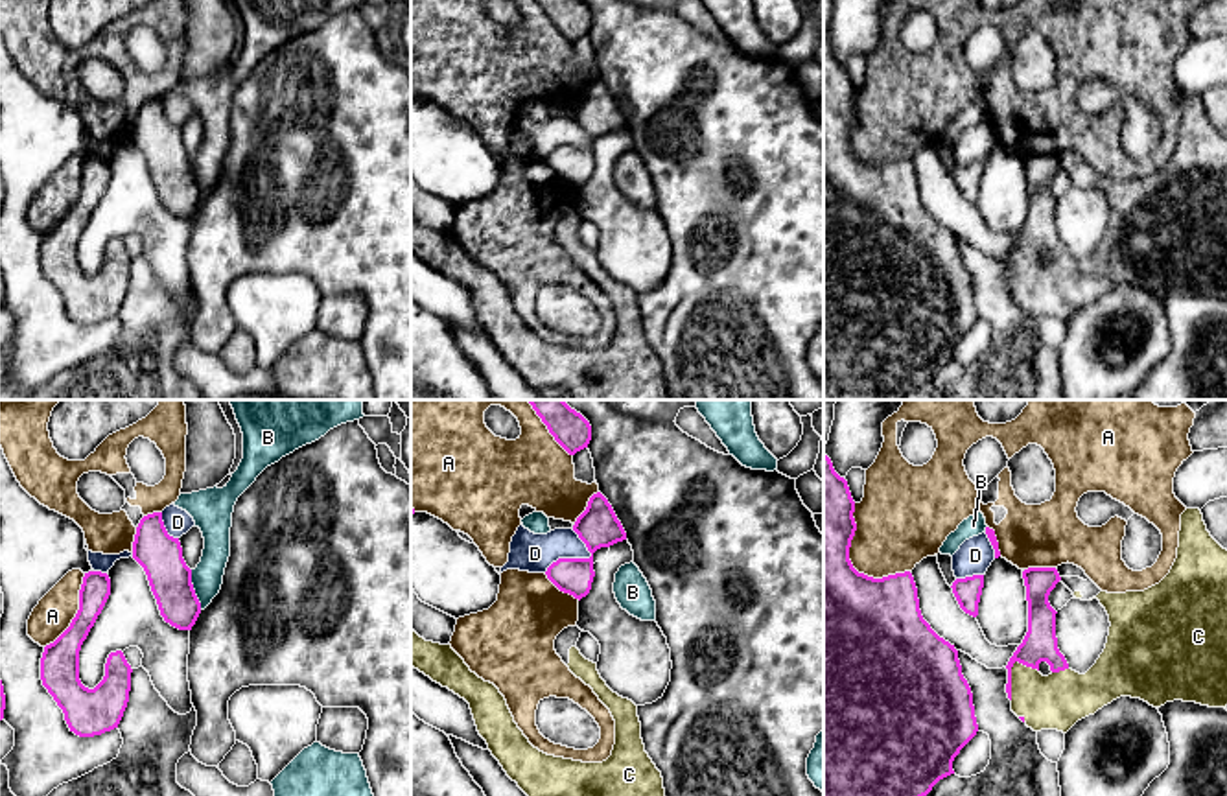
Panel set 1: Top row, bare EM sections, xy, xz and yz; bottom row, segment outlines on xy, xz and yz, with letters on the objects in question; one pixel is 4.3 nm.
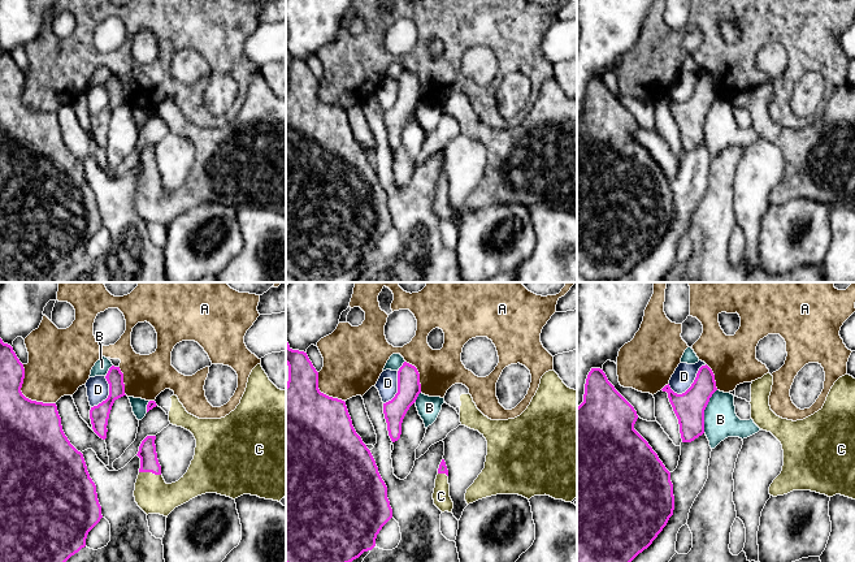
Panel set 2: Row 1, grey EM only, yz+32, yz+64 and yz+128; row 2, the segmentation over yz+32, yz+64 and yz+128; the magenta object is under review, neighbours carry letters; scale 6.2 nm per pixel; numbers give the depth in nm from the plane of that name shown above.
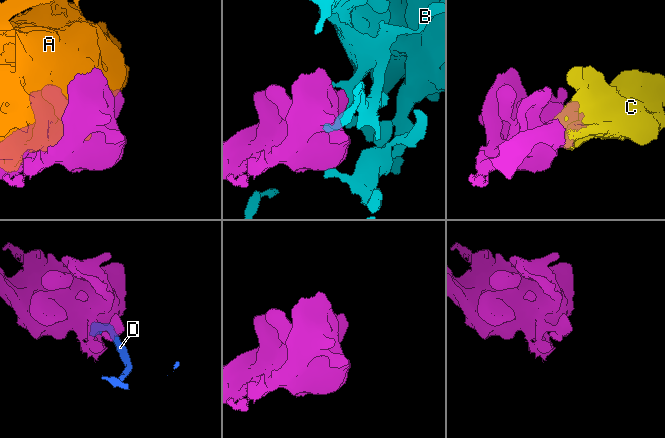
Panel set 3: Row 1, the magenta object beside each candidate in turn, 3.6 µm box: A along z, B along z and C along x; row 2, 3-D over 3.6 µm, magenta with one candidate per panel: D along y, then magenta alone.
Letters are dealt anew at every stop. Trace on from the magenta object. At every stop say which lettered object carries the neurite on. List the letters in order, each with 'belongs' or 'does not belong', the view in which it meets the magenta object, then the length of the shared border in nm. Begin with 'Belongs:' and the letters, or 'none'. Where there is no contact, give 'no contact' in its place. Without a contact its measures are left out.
Belongs: C
A: does not belong; contact in yz; length 380 nm
B: does not belong; contact in xy; length 180 nm
C: belongs; contact in yz; length 180 nm
D: does not belong; contact in xz; length 240 nm

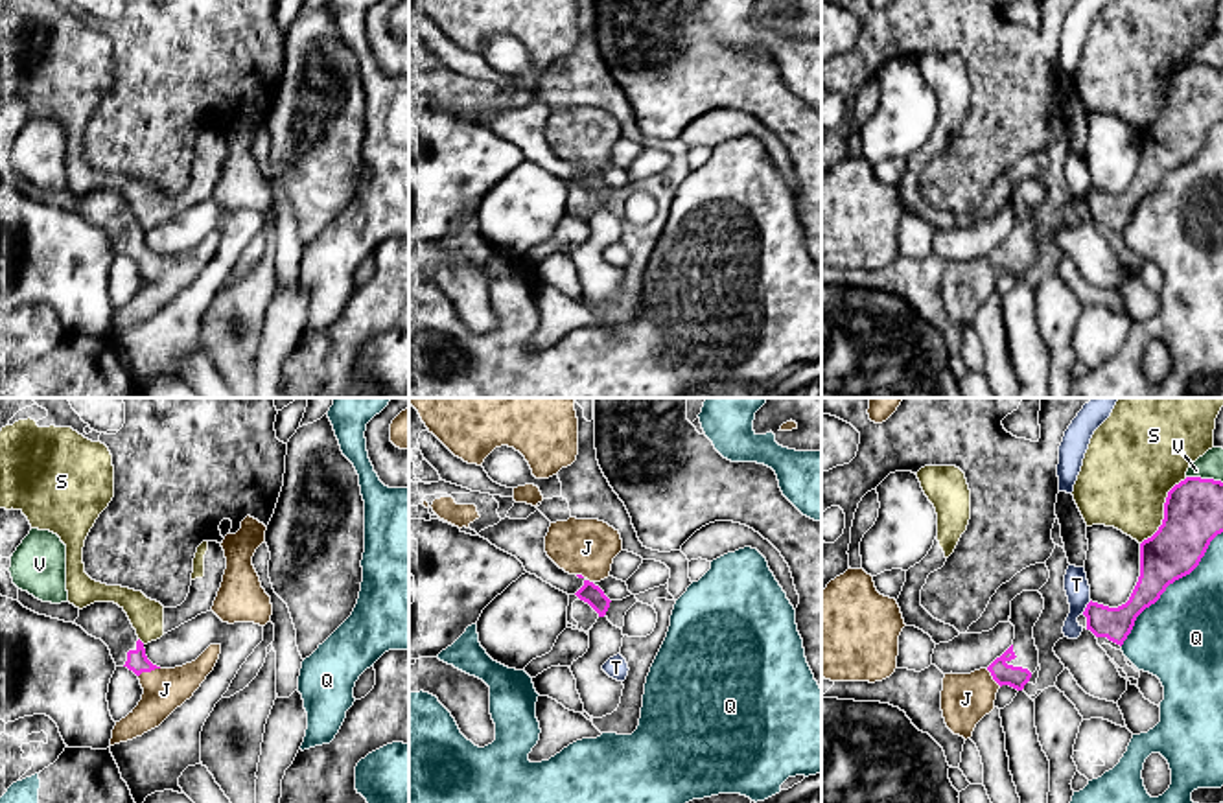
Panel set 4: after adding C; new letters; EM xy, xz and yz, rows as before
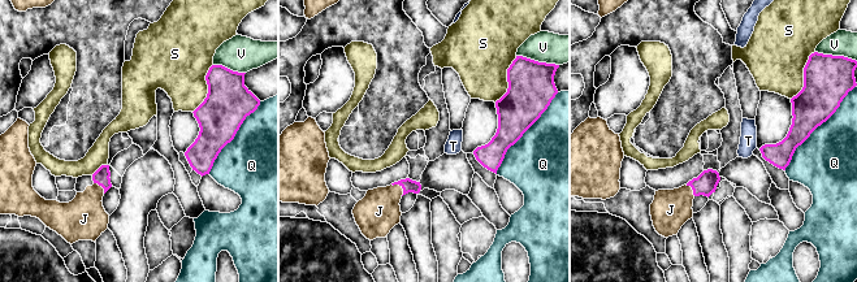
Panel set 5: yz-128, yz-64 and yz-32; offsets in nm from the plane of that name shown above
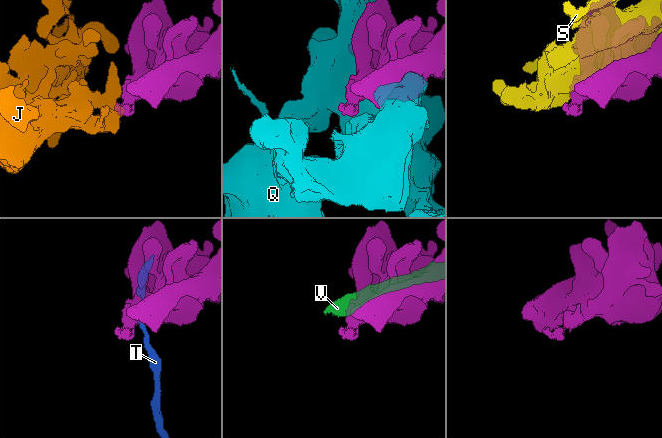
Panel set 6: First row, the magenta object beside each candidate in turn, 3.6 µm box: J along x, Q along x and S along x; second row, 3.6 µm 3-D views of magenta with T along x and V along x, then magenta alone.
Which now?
Belongs: J
J: belongs; contact in xy; length 100 nm
Q: does not belong; contact in yz; length 650 nm
S: does not belong; contact in yz; length 360 nm
T: does not belong; contact in yz; length 80 nm
V: does not belong; contact in yz; length 160 nm

